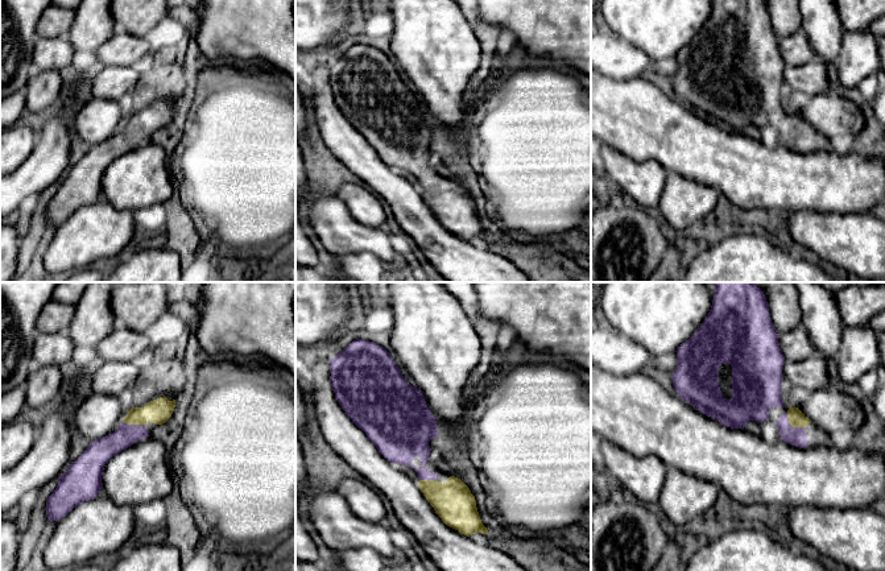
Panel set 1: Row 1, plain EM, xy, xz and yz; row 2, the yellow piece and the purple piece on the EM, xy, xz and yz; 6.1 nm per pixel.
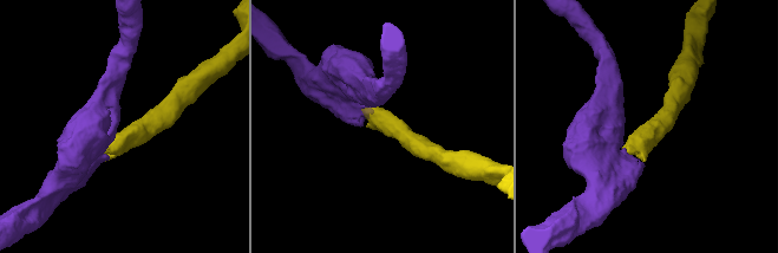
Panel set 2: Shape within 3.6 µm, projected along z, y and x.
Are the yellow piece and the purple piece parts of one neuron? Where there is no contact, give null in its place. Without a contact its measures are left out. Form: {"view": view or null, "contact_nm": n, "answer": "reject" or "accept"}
{"view": "yz", "contact_nm": 140, "answer": "accept"}

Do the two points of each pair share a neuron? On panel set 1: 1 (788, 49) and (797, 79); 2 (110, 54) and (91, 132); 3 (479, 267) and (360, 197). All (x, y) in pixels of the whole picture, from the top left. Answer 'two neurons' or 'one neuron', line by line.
1: one neuron
2: two neurons
3: two neurons

